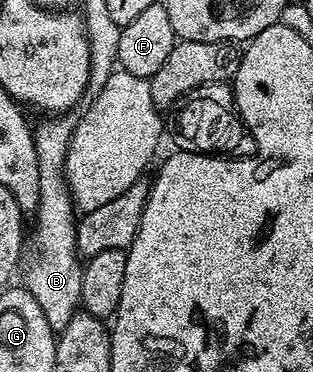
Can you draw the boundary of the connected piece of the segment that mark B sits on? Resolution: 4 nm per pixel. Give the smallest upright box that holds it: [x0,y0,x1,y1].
[21,115,83,331]

